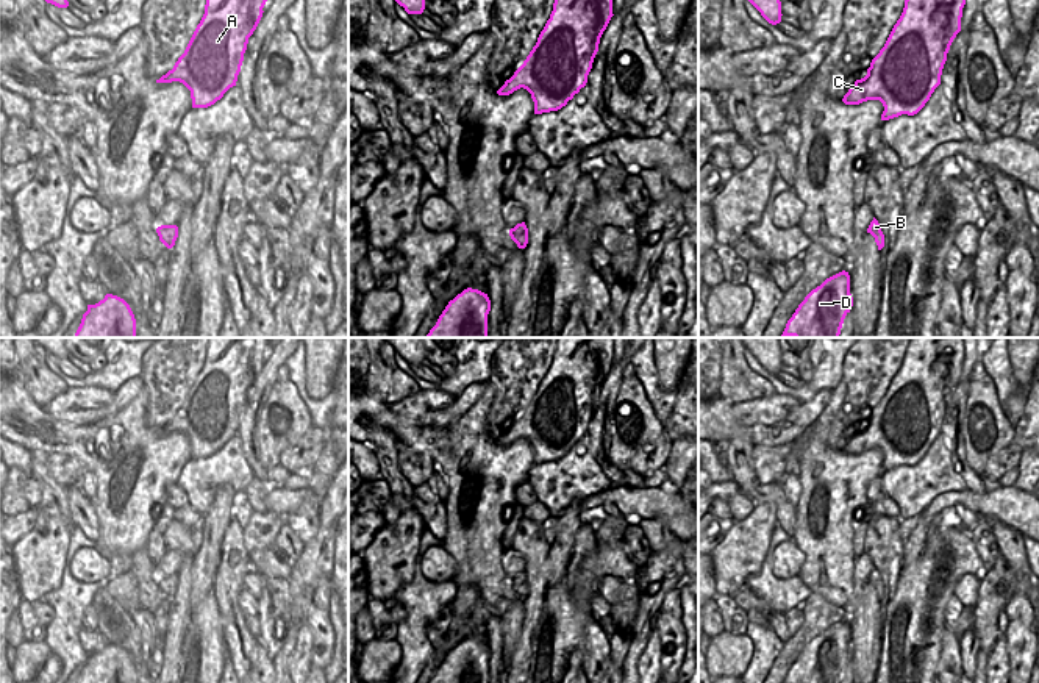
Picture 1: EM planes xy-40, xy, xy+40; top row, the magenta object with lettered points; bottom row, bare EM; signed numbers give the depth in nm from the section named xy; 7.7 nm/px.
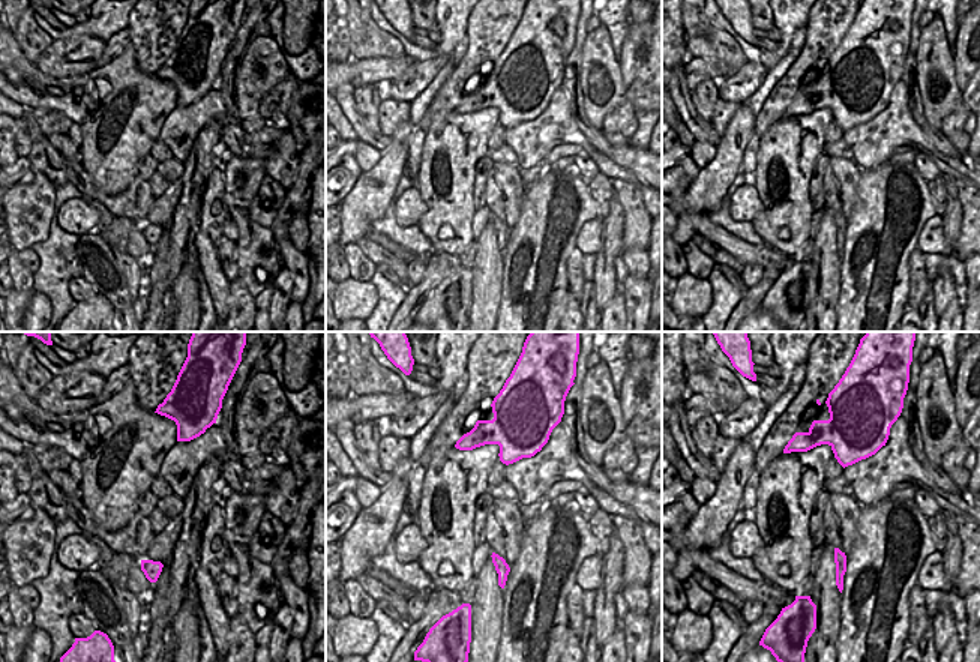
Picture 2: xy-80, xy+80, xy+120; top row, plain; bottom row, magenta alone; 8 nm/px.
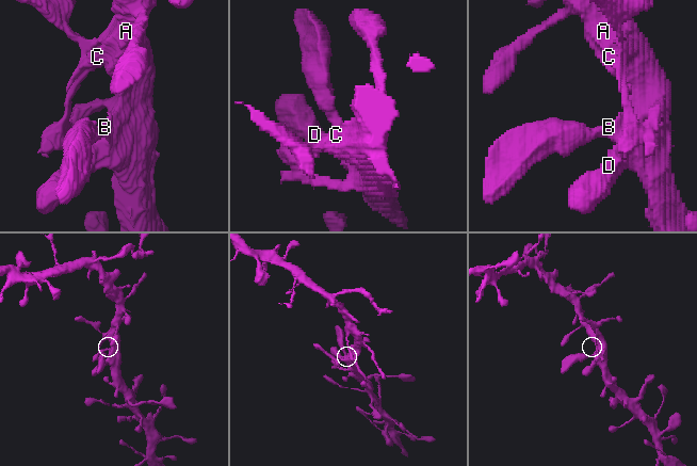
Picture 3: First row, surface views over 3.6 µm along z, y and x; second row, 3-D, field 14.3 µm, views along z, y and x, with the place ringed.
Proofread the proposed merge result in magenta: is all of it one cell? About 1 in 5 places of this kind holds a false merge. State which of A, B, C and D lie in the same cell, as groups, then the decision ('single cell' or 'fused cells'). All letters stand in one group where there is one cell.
A B C D | single cell

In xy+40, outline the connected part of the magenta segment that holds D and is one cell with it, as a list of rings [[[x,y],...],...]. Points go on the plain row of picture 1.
[[[842,620],[805,647],[783,683],[841,683],[852,656],[850,625]]]

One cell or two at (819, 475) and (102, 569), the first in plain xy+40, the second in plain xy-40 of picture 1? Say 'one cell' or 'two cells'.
two cells

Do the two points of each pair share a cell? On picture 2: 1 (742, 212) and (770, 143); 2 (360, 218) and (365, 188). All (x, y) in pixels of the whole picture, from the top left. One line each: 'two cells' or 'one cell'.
1: two cells
2: one cell

